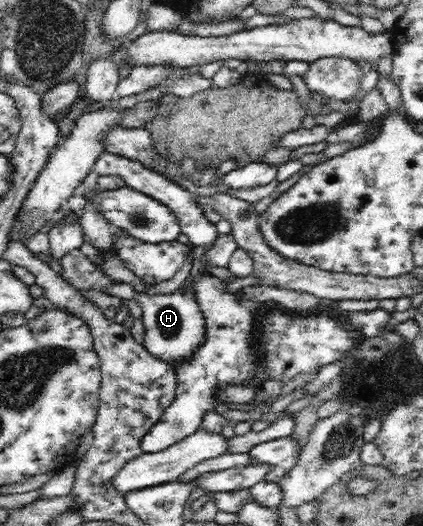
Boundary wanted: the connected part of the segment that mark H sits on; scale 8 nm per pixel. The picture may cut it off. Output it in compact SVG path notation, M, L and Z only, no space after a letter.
M196 275L192 280L188 280L188 287L181 286L171 294L148 294L138 293L132 285L126 282L118 282L108 288L107 294L118 298L134 299L138 301L143 311L143 324L145 326L143 345L154 358L167 362L174 368L178 368L178 362L186 362L188 358L194 356L194 352L206 342L206 319L194 293Z

